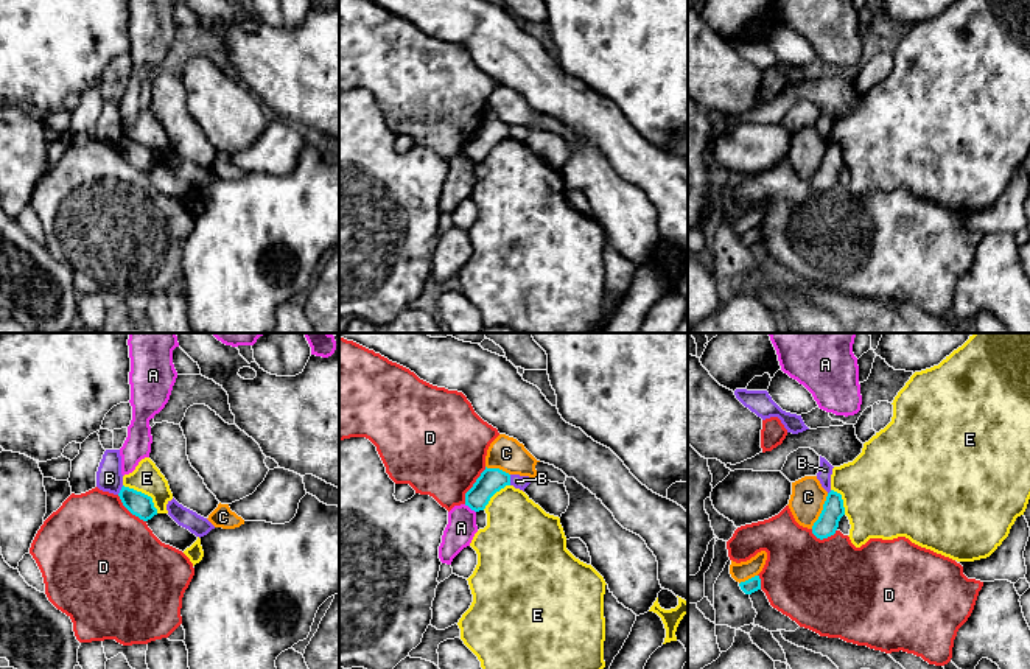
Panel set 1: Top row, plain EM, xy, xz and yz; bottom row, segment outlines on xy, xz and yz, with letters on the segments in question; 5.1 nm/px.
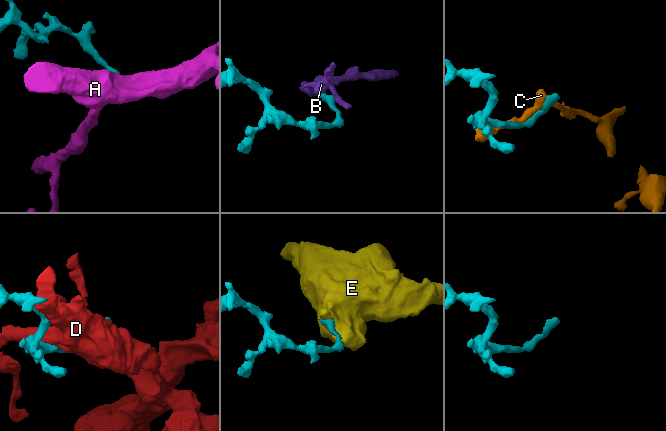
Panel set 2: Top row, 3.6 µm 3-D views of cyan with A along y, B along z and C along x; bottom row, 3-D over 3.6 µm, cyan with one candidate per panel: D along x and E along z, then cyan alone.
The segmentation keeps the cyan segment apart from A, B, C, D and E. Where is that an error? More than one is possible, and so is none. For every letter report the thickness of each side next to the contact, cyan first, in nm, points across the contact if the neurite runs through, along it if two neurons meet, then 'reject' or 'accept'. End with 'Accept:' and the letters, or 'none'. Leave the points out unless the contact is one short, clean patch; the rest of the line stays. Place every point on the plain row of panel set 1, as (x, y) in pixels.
A: calibres 130 and 150 nm; border xz (464, 156), (475, 164); reject
B: calibres 130 and 70 nm; reject
C: calibres 120 and 180 nm; reject
D: calibres 130 and 460 nm; reject
E: calibres 120 and 160 nm; border xy (123, 136), (147, 145), (157, 164); reject
Accept: none

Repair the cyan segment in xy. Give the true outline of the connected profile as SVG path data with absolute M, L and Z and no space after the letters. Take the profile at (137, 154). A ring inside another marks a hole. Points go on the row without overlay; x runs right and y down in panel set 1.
M123 137L118 148L123 157L143 173L148 173L157 166L152 149L142 143Z

